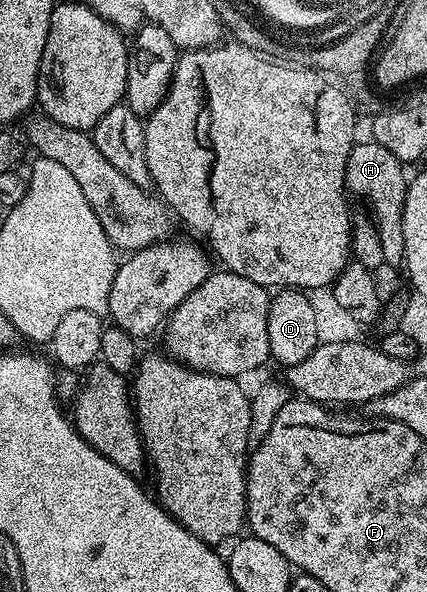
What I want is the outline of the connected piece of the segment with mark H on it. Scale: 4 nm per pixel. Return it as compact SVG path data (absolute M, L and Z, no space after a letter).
M373 141L355 142L354 148L348 153L346 162L346 189L351 196L359 195L370 202L369 214L372 216L380 245L384 249L384 257L389 266L401 268L405 257L404 221L402 220L402 206L405 204L405 195L408 184L407 168L384 149L384 145Z

